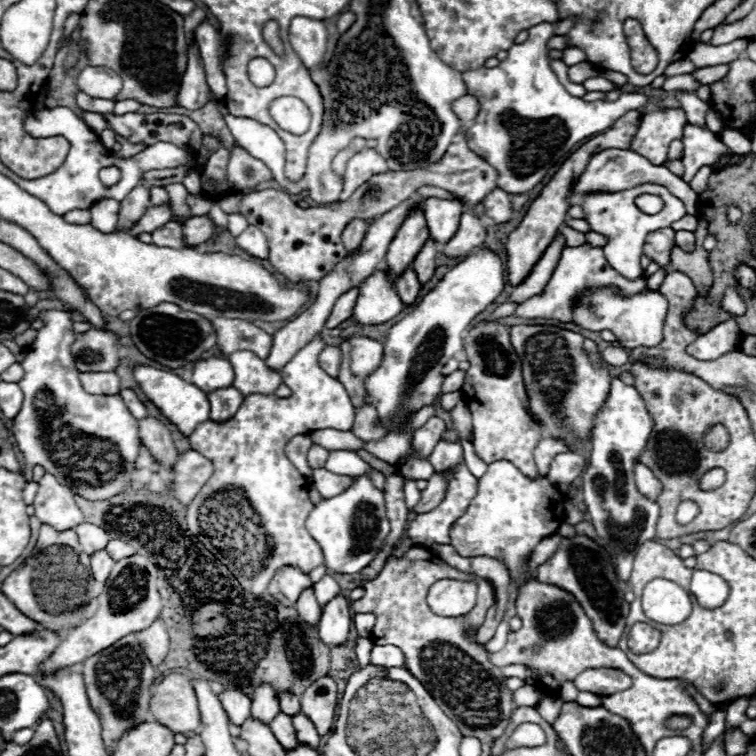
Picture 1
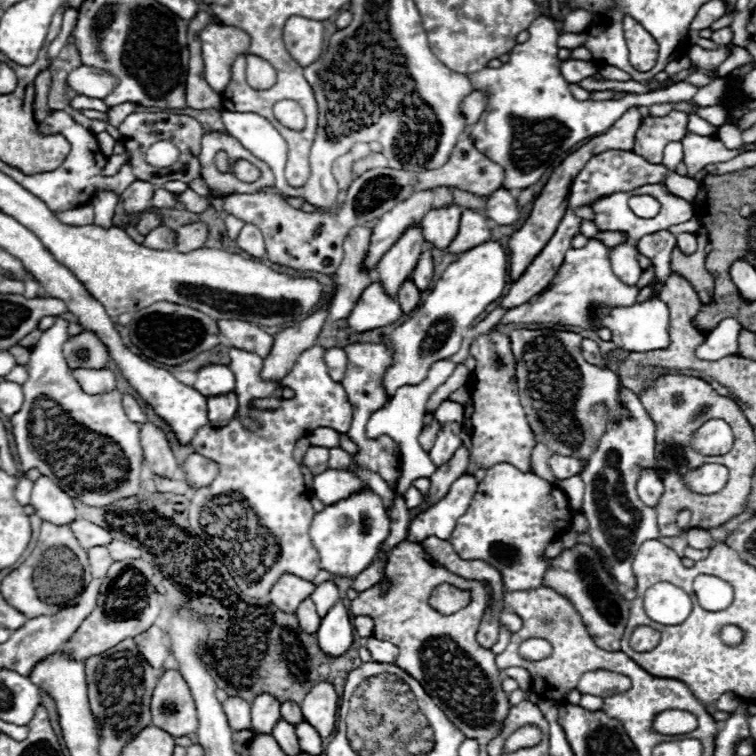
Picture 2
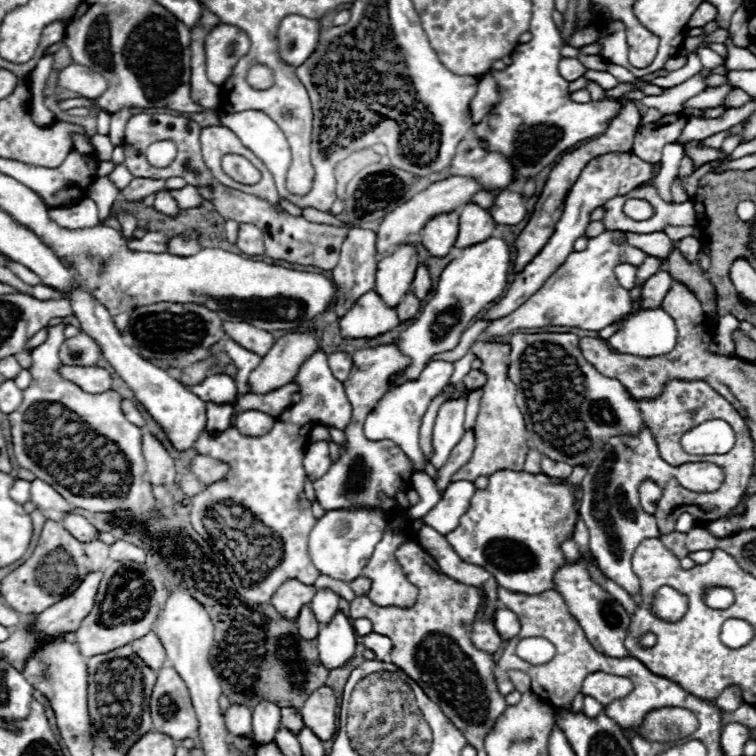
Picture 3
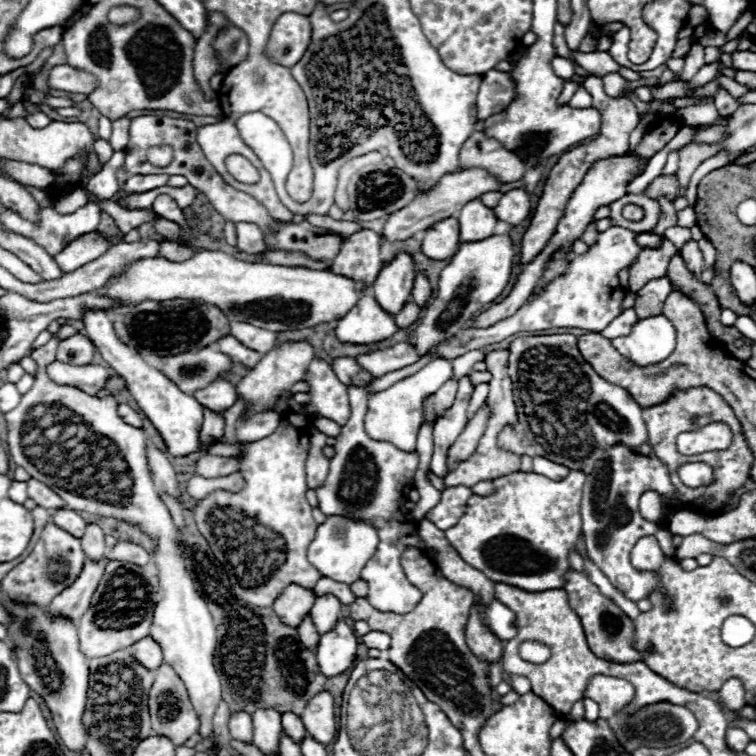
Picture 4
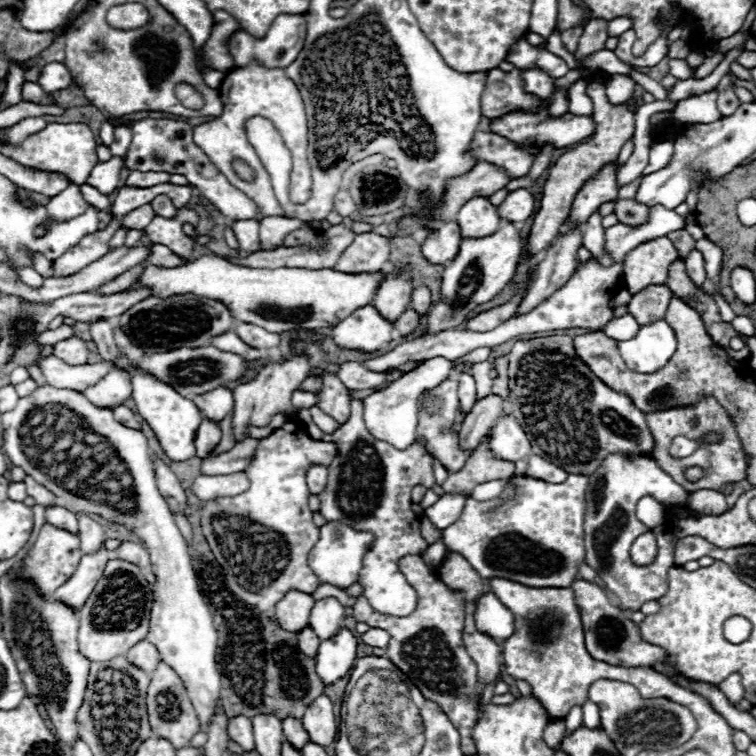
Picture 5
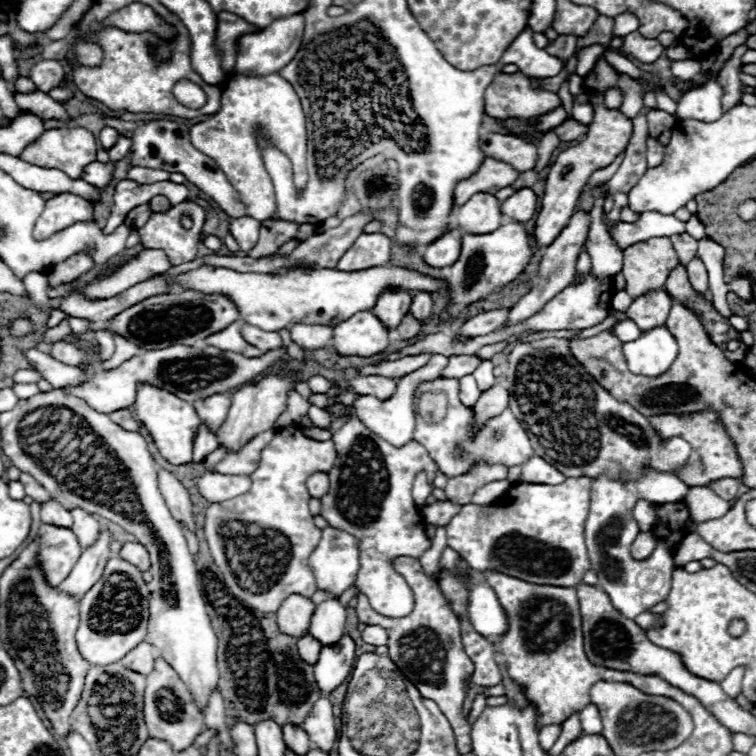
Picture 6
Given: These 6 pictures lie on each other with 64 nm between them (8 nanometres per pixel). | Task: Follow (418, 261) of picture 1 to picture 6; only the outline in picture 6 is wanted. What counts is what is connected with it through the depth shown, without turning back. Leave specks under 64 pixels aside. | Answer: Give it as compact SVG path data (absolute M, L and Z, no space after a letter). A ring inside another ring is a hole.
M416 292L412 296L412 306L410 312L418 318L418 320L428 320L430 312L432 312L432 296L428 292Z

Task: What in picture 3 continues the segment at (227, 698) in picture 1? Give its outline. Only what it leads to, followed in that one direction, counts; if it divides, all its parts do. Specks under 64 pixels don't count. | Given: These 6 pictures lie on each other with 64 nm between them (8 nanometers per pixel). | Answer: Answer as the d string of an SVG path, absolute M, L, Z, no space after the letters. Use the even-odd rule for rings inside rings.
M230 704L224 718L226 718L226 728L230 730L230 734L242 736L252 732L252 710L248 706Z

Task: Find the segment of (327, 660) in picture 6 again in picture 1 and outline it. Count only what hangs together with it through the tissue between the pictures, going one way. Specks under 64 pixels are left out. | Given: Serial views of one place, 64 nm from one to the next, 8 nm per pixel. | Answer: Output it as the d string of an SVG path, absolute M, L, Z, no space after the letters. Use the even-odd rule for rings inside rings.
M338 594L322 608L322 616L318 620L320 638L328 646L342 644L350 632L350 624L352 624L350 602L346 600L344 594Z

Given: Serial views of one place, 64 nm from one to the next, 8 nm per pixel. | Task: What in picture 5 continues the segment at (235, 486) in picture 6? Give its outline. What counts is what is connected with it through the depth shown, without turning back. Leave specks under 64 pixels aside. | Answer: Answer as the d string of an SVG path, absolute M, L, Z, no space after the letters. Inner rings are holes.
M244 472L222 476L198 476L192 484L192 492L200 500L214 500L218 496L236 496L248 490L248 478Z

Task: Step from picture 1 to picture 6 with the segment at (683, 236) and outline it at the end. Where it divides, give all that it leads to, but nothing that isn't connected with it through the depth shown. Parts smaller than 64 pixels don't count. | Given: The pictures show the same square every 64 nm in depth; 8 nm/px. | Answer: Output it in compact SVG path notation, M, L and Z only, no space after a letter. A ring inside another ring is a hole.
M698 256L692 258L692 260L688 262L686 270L688 270L688 278L690 278L694 290L698 290L698 294L704 294L706 288L708 288L708 272L706 272L702 260L700 260Z

